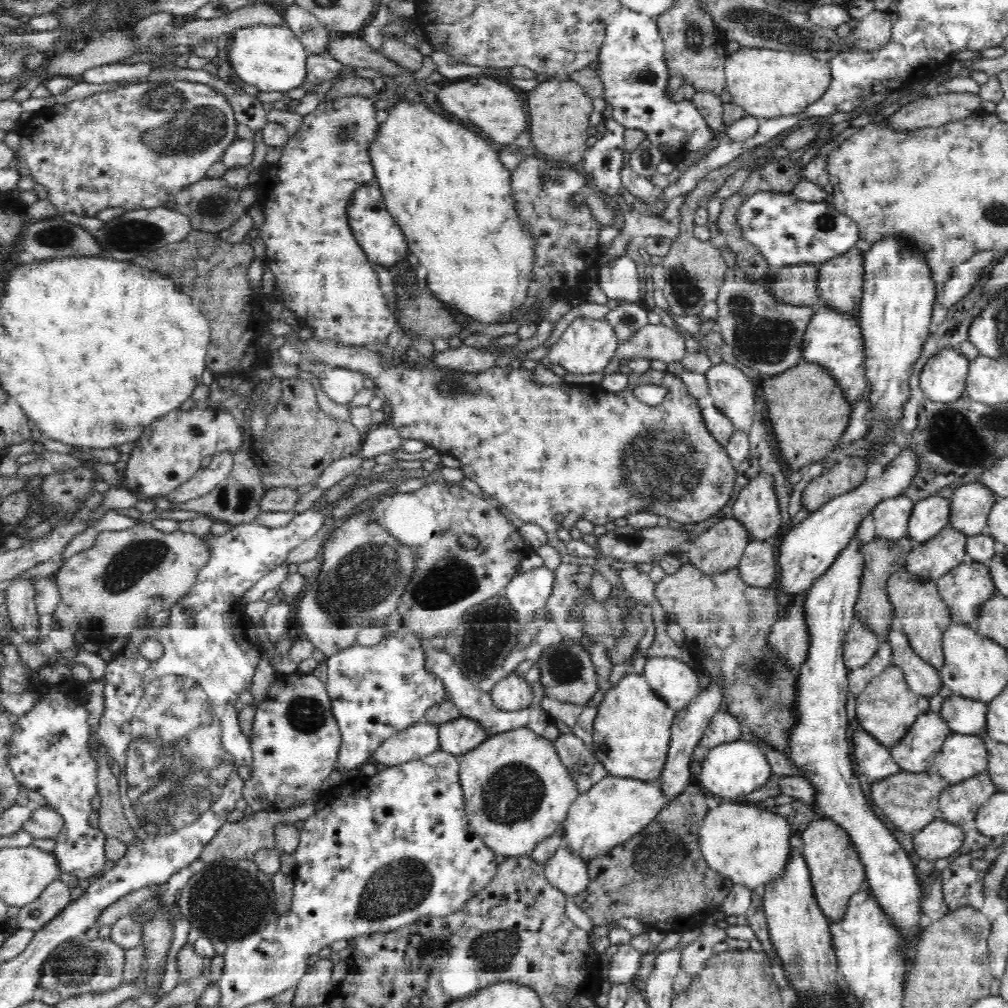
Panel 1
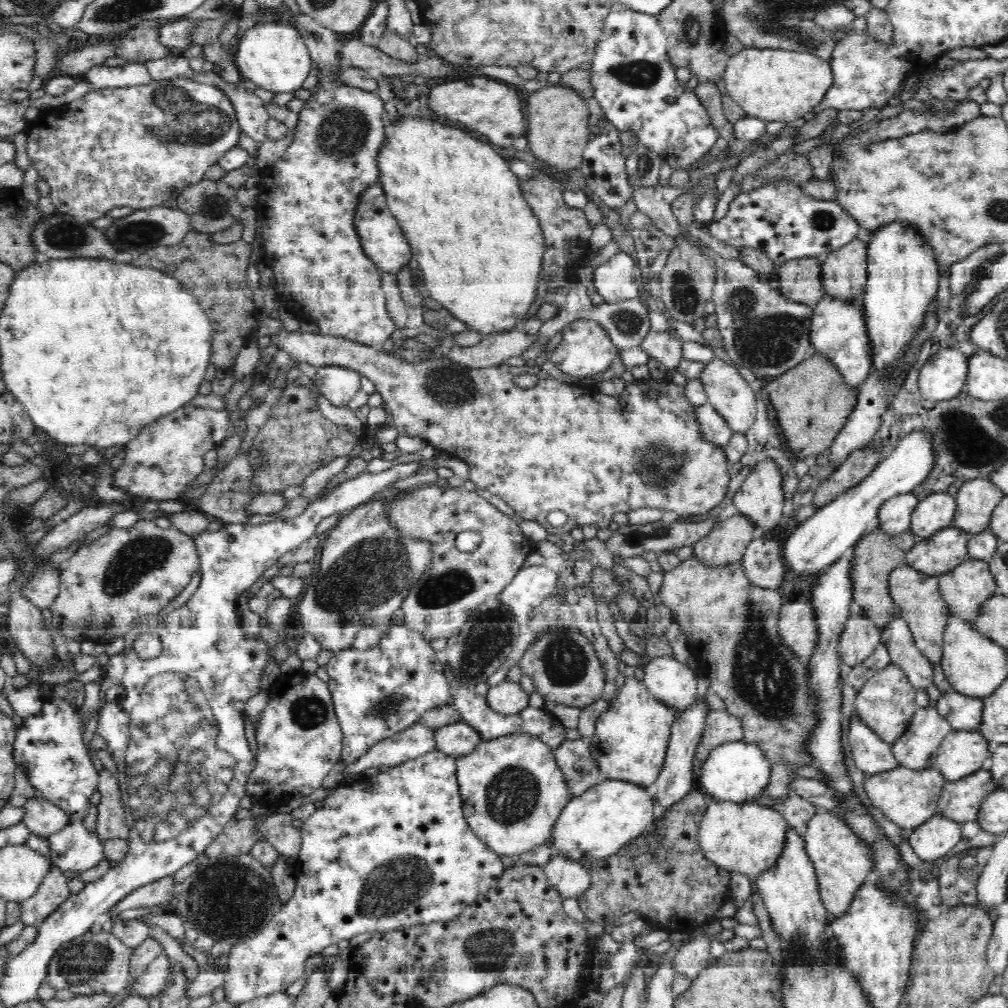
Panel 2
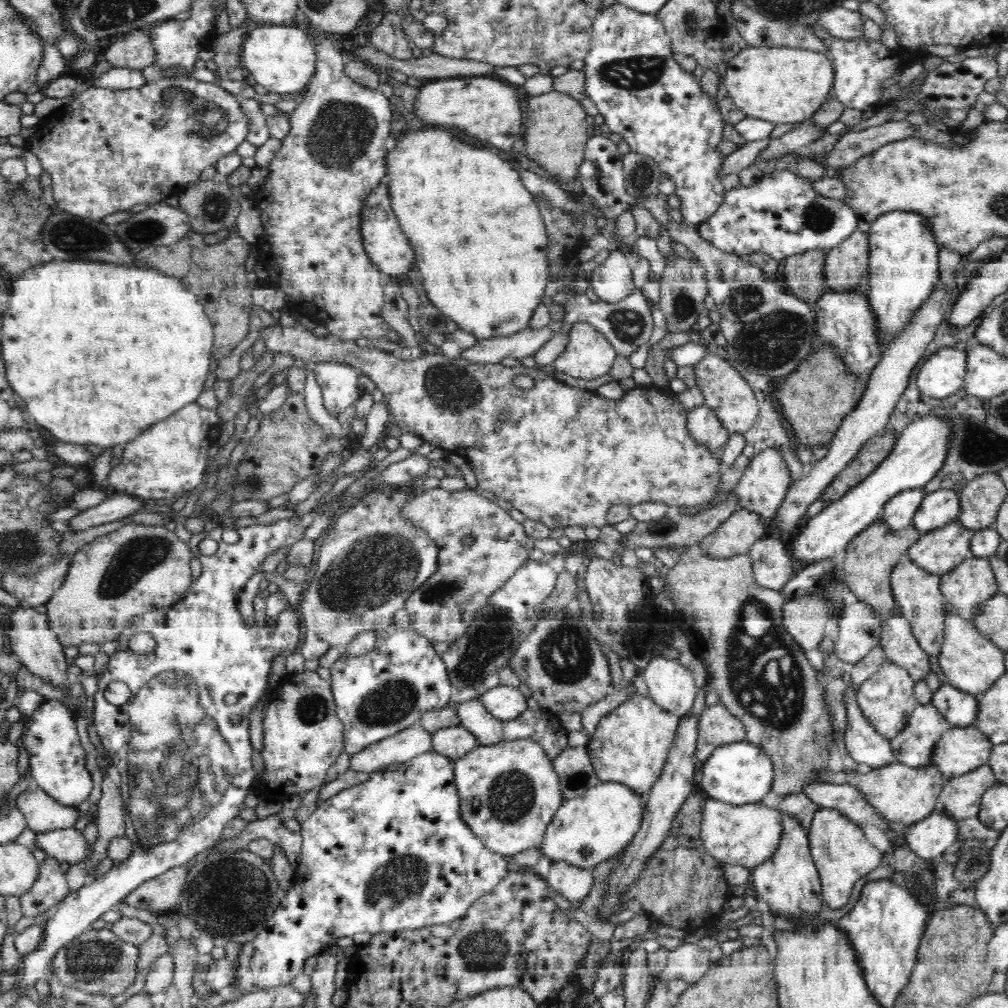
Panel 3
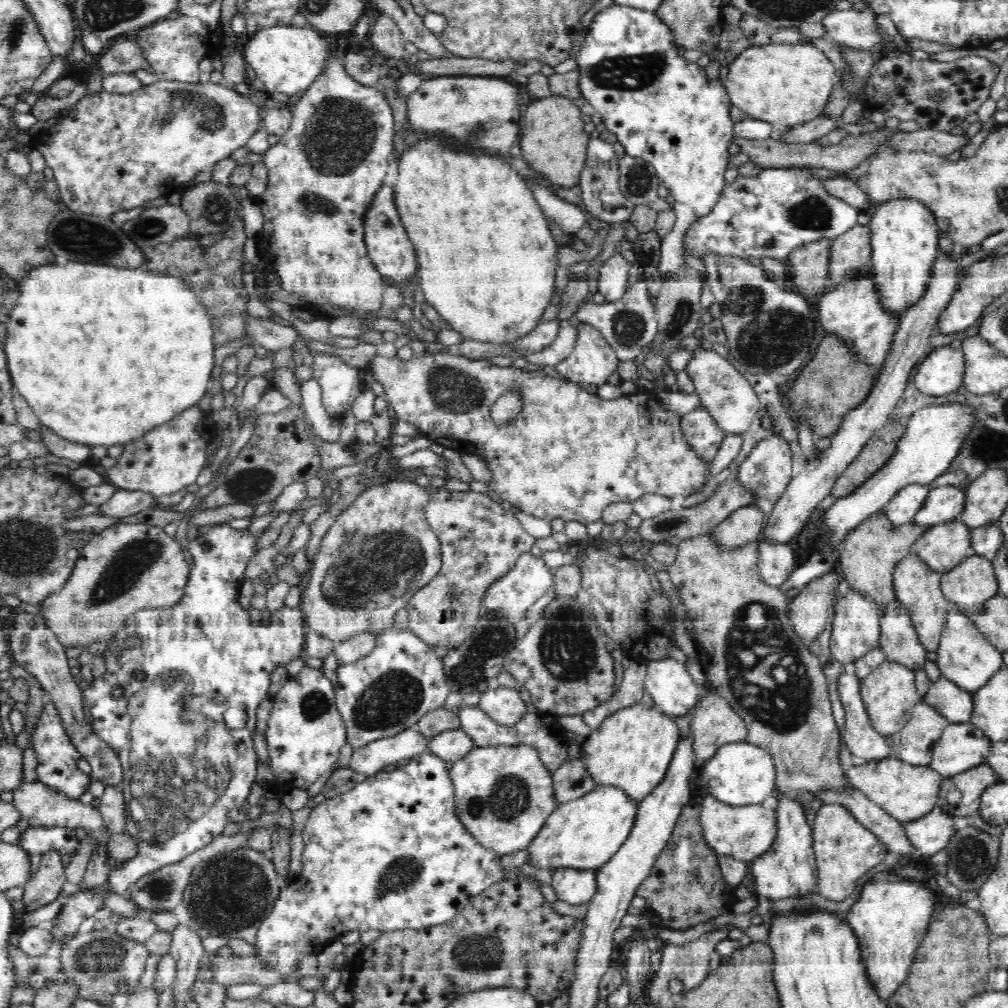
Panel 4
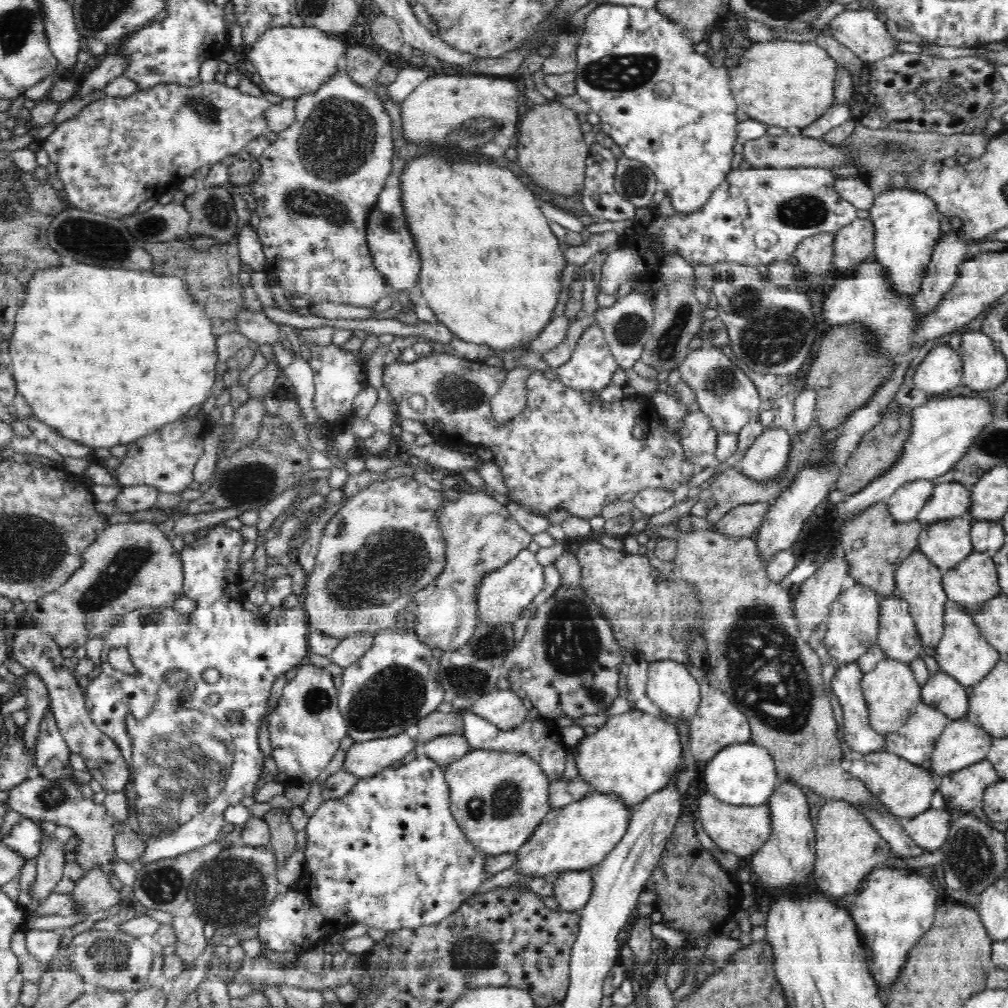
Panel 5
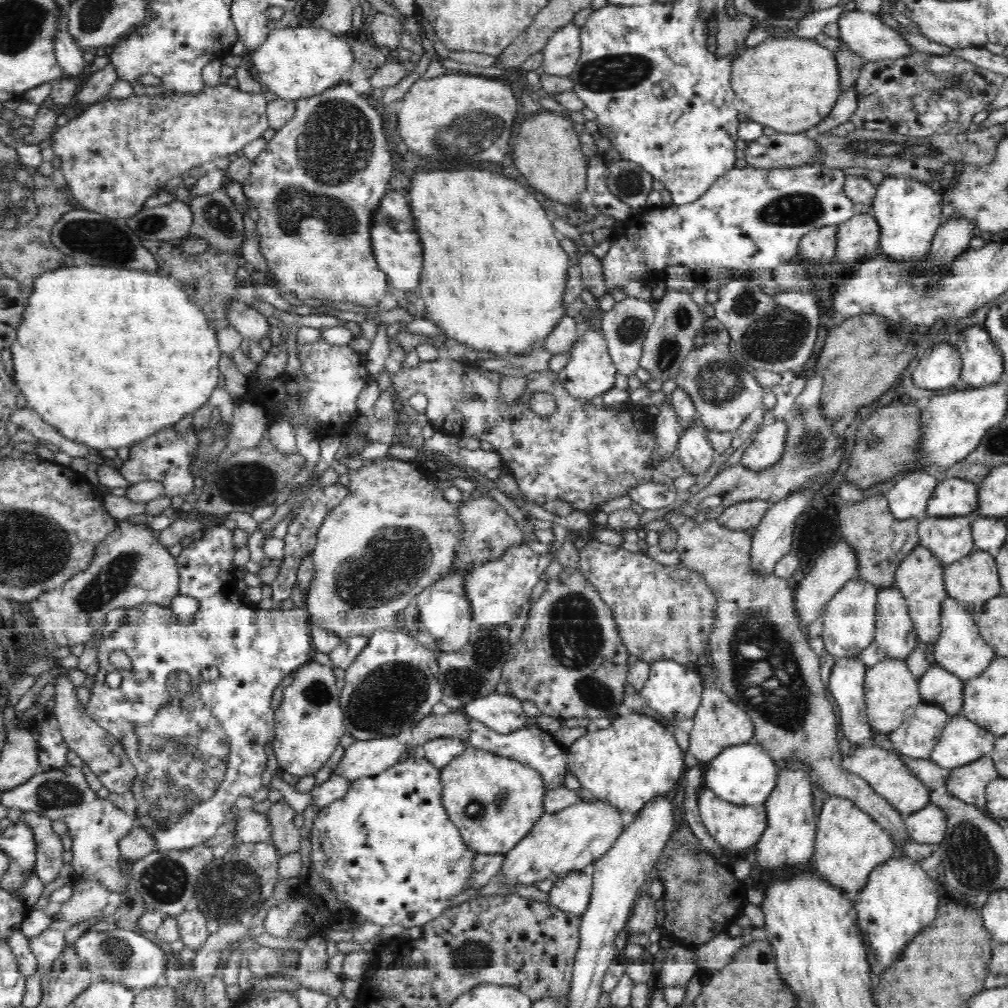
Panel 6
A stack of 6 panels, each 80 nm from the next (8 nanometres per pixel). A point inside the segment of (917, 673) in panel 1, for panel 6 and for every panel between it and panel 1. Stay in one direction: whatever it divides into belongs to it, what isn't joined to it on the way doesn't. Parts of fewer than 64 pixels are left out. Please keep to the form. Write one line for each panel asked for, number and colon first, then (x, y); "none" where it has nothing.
2: (897, 637)
3: (900, 645)
4: (899, 641)
5: (897, 636)
6: (894, 633)

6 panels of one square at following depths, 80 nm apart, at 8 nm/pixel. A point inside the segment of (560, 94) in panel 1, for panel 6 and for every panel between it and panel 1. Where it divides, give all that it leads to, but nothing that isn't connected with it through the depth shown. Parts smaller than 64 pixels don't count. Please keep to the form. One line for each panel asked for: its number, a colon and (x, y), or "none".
2: (558, 131)
3: (555, 126)
4: (553, 141)
5: (551, 149)
6: (548, 154)

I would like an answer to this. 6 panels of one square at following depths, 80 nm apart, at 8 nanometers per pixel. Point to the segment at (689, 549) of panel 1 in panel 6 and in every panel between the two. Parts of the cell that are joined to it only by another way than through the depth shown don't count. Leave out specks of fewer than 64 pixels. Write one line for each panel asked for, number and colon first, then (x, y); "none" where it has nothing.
2: (727, 541)
3: (735, 535)
4: (745, 524)
5: (744, 520)
6: (745, 515)

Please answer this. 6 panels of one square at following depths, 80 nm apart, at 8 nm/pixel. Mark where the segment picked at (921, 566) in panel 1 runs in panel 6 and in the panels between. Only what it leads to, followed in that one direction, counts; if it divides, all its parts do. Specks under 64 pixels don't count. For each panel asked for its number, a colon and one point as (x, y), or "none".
2: (937, 554)
3: (939, 551)
4: (943, 546)
5: (946, 542)
6: (949, 537)

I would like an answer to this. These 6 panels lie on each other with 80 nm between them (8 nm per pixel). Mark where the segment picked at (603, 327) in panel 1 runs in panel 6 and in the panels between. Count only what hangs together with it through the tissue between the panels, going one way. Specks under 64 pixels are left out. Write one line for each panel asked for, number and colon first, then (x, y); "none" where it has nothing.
2: (586, 348)
3: (588, 354)
4: (592, 360)
5: (590, 368)
6: (590, 372)

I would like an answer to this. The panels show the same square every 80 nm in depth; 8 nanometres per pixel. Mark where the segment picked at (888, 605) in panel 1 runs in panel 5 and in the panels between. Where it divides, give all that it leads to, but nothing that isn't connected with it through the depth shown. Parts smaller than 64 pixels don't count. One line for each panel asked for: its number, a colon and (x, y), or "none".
2: (877, 555)
3: (871, 557)
4: (871, 551)
5: (867, 538)

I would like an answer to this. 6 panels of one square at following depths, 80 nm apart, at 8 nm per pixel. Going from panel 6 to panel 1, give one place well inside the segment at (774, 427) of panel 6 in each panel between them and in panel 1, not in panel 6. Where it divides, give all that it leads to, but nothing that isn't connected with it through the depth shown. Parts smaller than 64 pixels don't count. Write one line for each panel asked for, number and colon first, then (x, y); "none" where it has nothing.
1: (756, 507)
2: (760, 498)
3: (765, 482)
4: (767, 471)
5: (767, 457)

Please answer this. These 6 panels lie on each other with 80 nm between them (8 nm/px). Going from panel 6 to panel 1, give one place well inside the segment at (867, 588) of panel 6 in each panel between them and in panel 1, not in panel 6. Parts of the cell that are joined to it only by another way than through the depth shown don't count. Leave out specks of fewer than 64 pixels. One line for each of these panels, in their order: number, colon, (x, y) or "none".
1: (860, 644)
2: (860, 636)
3: (858, 630)
4: (855, 623)
5: (852, 625)

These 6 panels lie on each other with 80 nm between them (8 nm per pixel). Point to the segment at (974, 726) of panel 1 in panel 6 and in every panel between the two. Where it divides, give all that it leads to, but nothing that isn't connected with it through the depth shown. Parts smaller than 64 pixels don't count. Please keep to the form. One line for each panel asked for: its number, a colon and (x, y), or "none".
2: (962, 712)
3: (959, 709)
4: (951, 701)
5: (942, 691)
6: (939, 687)

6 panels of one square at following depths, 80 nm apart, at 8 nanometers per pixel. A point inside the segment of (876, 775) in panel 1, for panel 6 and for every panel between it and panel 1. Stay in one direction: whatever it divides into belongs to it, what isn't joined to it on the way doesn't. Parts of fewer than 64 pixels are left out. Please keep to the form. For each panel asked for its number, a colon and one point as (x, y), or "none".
2: (871, 754)
3: (866, 746)
4: (862, 740)
5: (859, 736)
6: (847, 685)

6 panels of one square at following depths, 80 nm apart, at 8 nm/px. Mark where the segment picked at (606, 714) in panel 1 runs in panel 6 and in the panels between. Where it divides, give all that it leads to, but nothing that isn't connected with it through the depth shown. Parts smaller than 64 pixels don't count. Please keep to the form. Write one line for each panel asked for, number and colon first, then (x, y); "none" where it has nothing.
2: (630, 744)
3: (630, 746)
4: (632, 749)
5: (634, 755)
6: (635, 760)

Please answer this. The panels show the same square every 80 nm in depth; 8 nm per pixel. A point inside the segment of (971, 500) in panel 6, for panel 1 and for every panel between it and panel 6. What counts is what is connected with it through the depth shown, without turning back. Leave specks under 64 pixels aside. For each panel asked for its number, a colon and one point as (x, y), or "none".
1: (929, 516)
2: (936, 511)
3: (940, 507)
4: (945, 503)
5: (950, 499)

